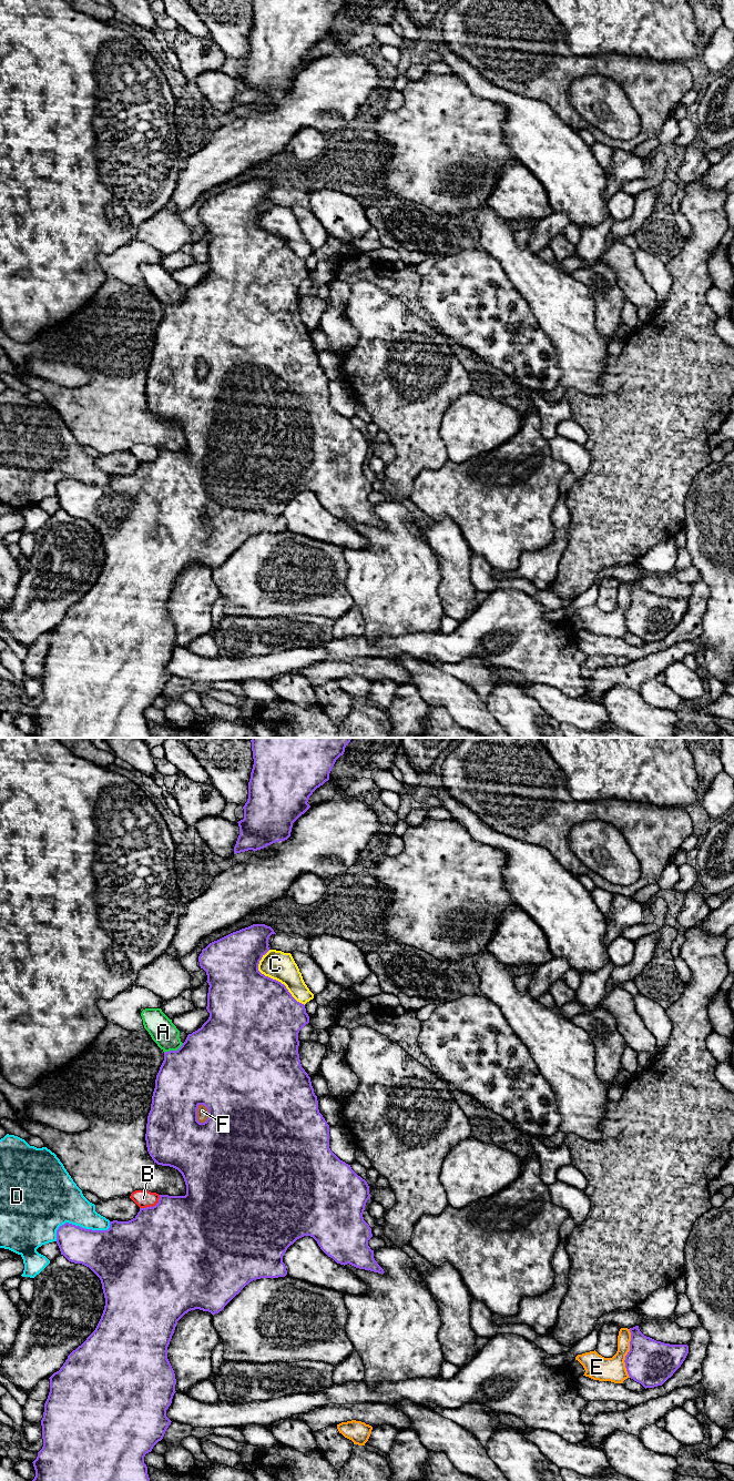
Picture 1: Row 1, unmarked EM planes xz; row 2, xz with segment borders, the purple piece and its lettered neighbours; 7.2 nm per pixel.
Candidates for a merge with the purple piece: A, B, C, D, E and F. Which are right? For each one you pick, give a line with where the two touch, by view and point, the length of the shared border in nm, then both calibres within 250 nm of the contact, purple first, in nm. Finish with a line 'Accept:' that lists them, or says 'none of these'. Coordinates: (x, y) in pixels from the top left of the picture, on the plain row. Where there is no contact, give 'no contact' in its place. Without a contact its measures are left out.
Accept: none of these

